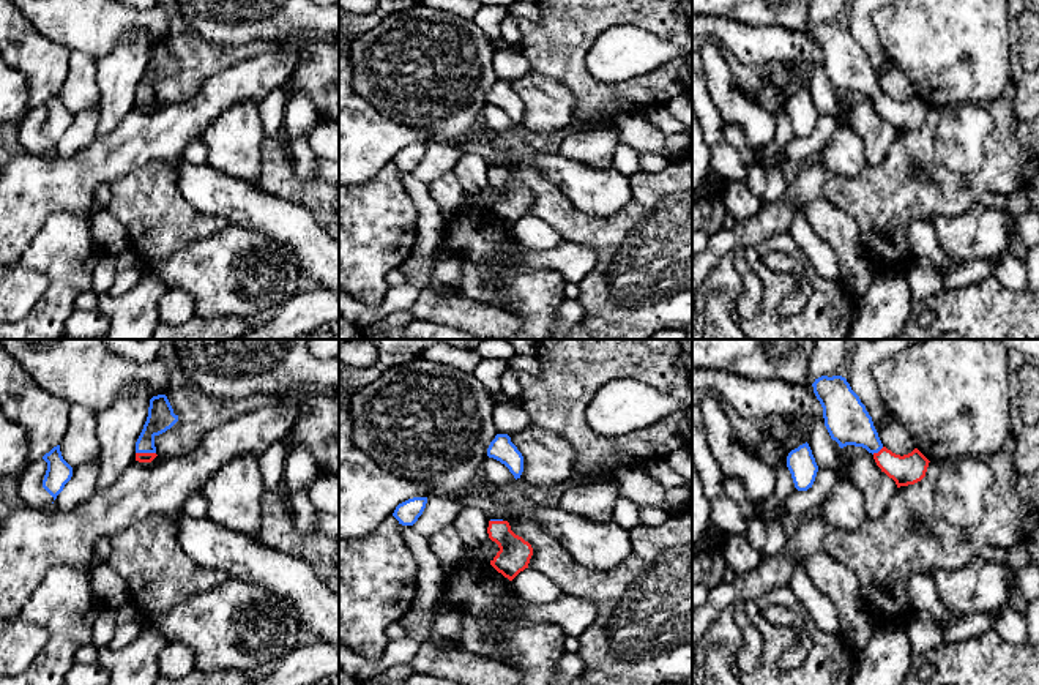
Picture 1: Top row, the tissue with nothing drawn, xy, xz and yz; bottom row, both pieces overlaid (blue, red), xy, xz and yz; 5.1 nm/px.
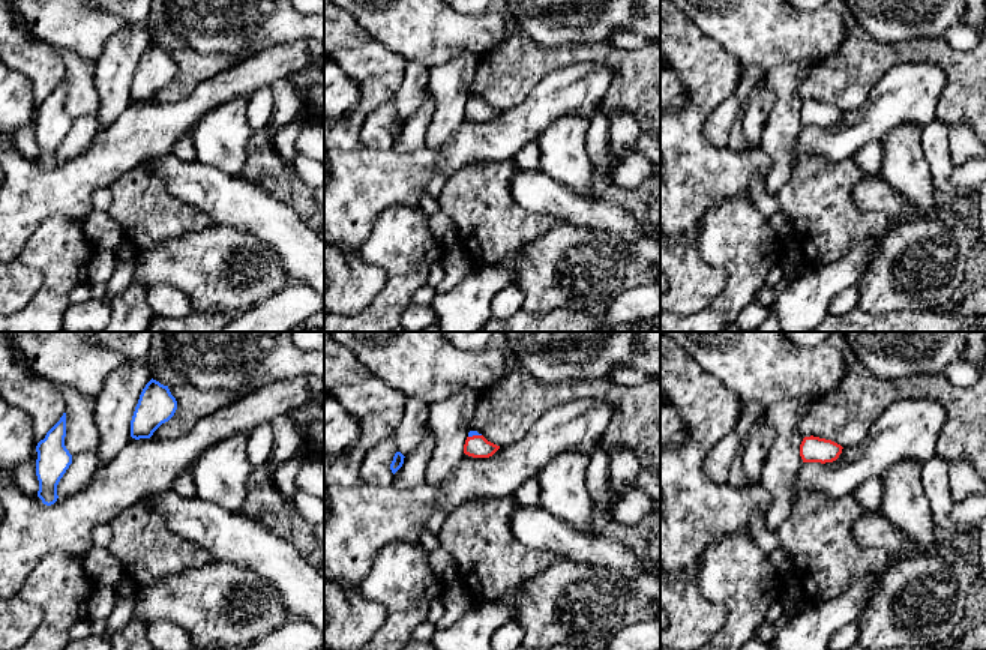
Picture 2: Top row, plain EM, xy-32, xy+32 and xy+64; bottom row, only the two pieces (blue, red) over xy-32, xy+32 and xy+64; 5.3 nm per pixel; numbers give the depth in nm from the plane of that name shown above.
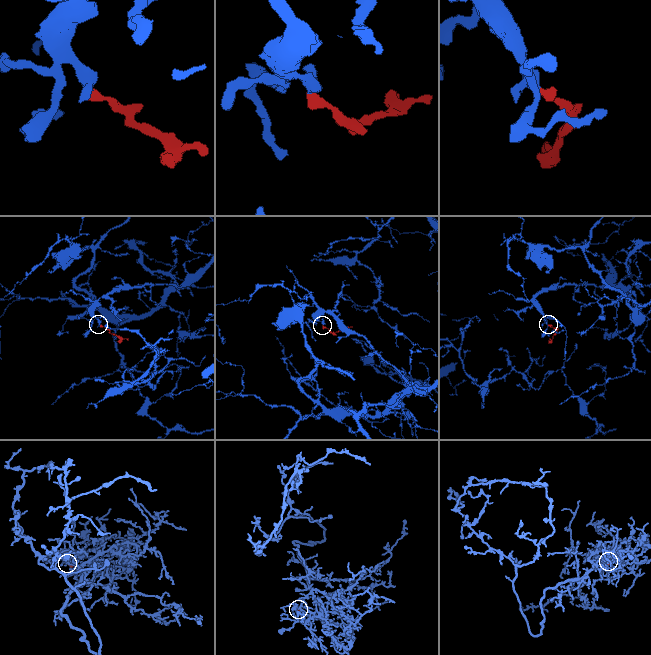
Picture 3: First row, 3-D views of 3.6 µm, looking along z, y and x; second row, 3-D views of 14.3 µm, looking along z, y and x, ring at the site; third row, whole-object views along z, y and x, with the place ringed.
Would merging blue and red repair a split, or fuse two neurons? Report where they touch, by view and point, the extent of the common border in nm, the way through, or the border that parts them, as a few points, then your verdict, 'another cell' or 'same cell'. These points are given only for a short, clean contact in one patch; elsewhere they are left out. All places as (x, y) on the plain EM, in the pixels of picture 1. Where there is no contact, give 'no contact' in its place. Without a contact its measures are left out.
xy (145, 98) | 100 nm | across xy (161, 63), (147, 81), (145, 98), (139, 103) | same cell

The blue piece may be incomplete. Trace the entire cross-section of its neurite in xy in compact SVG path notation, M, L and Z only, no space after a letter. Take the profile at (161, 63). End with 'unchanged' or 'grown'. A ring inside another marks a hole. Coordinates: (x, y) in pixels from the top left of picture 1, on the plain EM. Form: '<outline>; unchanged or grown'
M158 41L150 46L148 63L143 76L136 88L136 107L151 109L156 101L155 84L170 76L178 68L178 62L166 41Z; grown

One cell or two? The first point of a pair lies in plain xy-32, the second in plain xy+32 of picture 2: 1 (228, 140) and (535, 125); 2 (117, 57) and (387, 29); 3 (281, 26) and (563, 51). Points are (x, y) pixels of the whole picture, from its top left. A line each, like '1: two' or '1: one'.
1: two
2: two
3: two

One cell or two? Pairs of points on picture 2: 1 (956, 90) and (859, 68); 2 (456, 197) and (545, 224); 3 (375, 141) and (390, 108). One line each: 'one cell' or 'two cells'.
1: one cell
2: one cell
3: one cell

